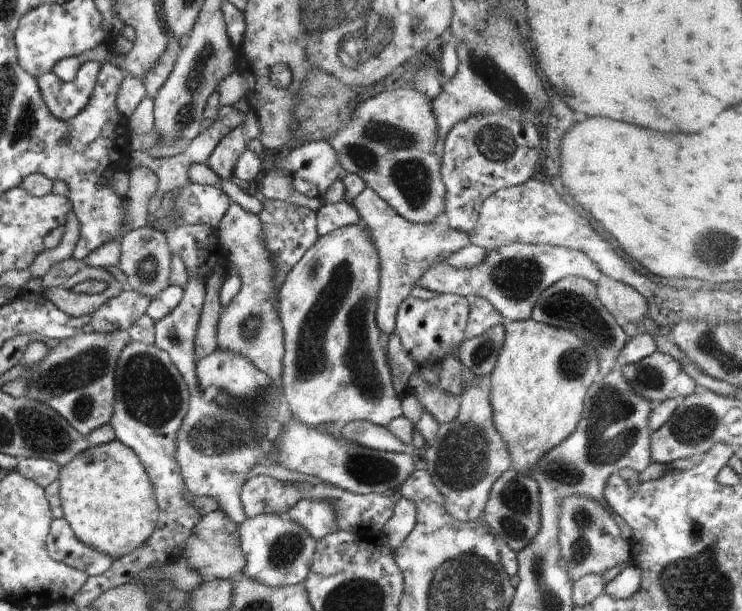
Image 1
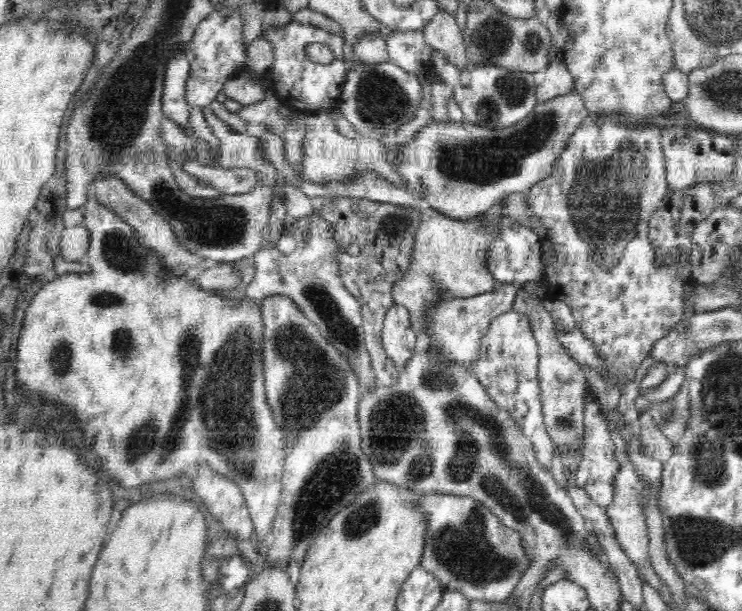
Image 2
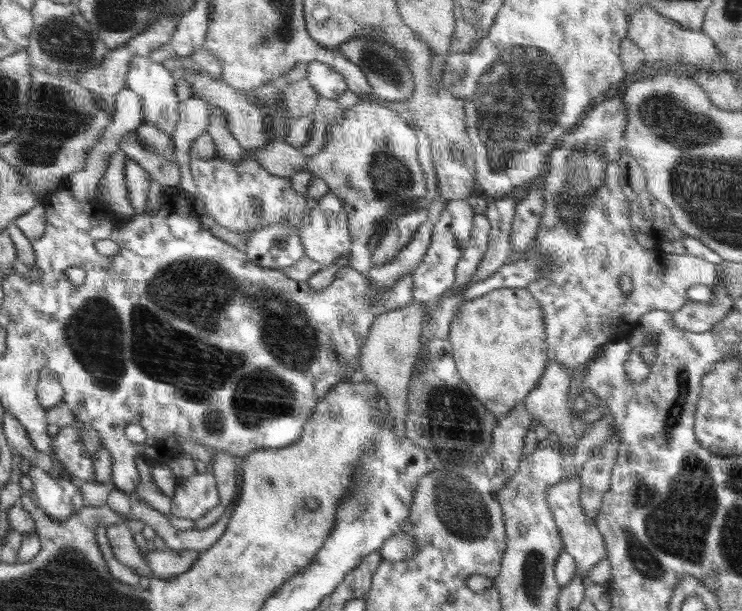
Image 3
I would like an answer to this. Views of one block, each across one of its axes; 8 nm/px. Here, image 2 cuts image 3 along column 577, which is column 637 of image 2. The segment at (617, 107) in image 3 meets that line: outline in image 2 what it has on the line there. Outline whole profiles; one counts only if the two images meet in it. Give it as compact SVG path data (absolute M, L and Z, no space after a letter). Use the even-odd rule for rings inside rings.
M590 113L584 119L584 122L574 131L566 144L566 150L555 163L554 172L540 180L539 183L531 186L525 195L527 195L527 203L529 210L535 214L535 218L539 220L539 237L542 243L542 270L538 281L526 282L522 285L524 290L534 293L536 288L545 288L543 299L564 302L567 304L574 315L576 325L583 332L586 338L594 343L598 358L604 363L604 370L600 372L602 378L606 380L608 385L616 386L616 389L623 390L631 381L635 380L636 372L640 364L646 357L650 356L653 344L666 336L682 318L684 318L684 286L686 279L678 273L680 268L680 257L676 255L668 256L665 264L655 264L655 249L651 246L649 239L649 219L655 208L661 204L666 192L670 189L665 179L665 159L662 148L661 128L653 123L628 123L623 119L612 116L595 116Z

